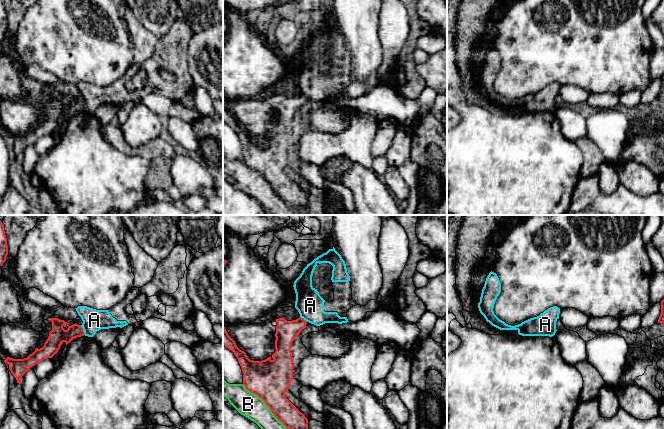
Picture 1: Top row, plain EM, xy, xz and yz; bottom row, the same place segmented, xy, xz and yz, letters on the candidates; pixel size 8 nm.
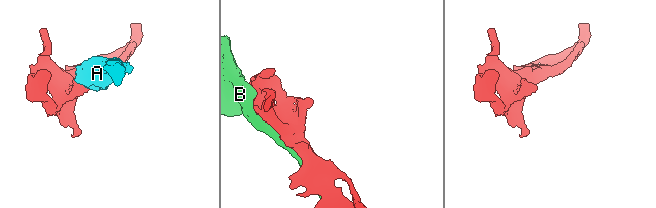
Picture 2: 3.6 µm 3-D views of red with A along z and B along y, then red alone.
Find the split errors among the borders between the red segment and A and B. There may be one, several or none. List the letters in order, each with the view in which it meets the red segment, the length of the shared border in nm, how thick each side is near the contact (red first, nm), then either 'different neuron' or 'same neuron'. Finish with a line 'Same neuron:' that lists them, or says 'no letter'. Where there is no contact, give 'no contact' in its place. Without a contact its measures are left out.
A: contact in xy; length 90 nm; calibres 140 and 180 nm; different neuron
B: contact in xz; length 650 nm; calibres 300 and 190 nm; different neuron
Same neuron: no letter

